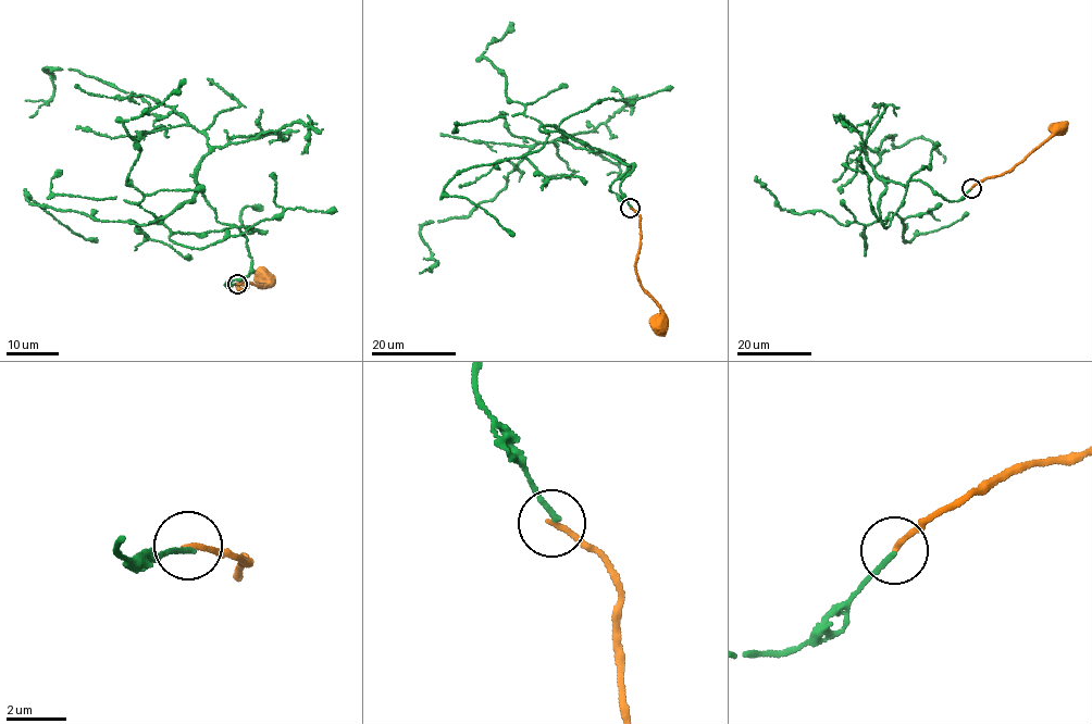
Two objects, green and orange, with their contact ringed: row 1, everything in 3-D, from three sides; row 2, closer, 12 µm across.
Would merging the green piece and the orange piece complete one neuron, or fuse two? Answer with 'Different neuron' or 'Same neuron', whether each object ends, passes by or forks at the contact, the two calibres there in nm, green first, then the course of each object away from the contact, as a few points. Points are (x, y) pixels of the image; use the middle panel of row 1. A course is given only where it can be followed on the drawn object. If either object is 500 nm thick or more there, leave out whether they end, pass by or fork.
Different neuron. At the ring green ends. At the ring orange ends. Thickness 160 nm (green) against 170 nm. Course of green: (631, 208), (619, 188), (632, 164), (561, 136), (534, 146), (491, 201), (421, 227), (437, 263), (427, 269). Course of orange: (631, 208), (638, 215), (641, 232), (635, 272), (643, 289), (657, 302), (661, 313), (659, 325)

